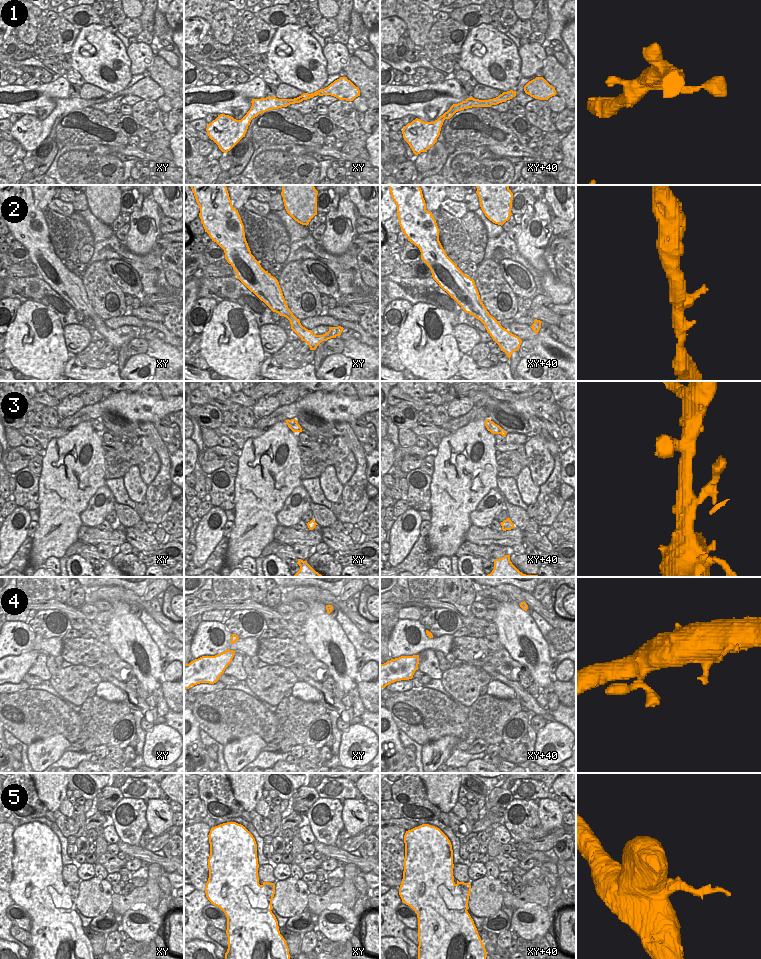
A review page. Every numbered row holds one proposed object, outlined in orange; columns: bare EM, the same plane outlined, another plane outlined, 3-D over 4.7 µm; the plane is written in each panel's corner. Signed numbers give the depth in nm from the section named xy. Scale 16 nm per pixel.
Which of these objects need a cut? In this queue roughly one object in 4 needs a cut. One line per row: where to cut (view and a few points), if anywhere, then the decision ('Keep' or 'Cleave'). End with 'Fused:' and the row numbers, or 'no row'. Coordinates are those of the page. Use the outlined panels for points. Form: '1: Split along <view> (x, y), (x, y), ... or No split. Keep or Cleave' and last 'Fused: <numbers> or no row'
1: No split. Keep
2: No split. Keep
3: No split. Keep
4: No split. Keep
5: Split along xy (267, 882), (267, 907), (270, 910). Cleave
Fused: 5.

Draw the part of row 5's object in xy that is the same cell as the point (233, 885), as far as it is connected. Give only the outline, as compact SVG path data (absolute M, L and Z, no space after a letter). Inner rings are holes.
M227 822L220 824L211 828L210 833L208 835L209 843L210 843L210 856L208 859L208 868L209 868L209 878L206 883L205 893L208 900L211 904L219 907L227 917L227 930L226 934L228 937L228 949L225 953L225 959L290 959L289 948L287 946L286 940L280 934L278 921L275 915L271 910L267 908L269 903L268 898L268 890L266 889L269 886L268 882L263 882L262 885L259 884L258 877L258 858L257 858L257 844L253 835L241 824L236 822Z

